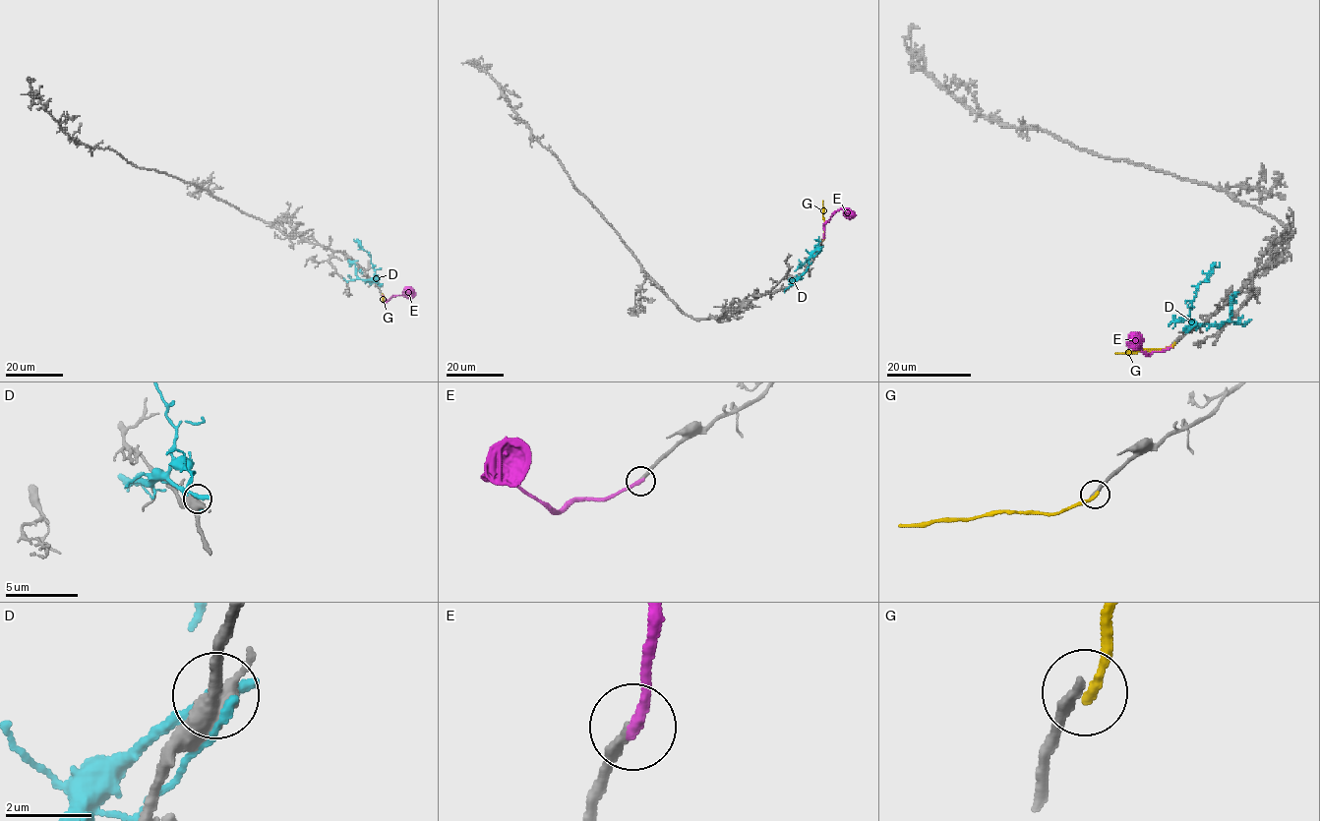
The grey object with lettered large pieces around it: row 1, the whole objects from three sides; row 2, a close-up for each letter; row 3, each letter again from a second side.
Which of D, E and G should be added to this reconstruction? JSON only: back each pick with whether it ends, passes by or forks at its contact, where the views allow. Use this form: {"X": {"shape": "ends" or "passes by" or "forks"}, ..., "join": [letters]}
{"E": {"shape": "ends"}, "join": ["E"]}

